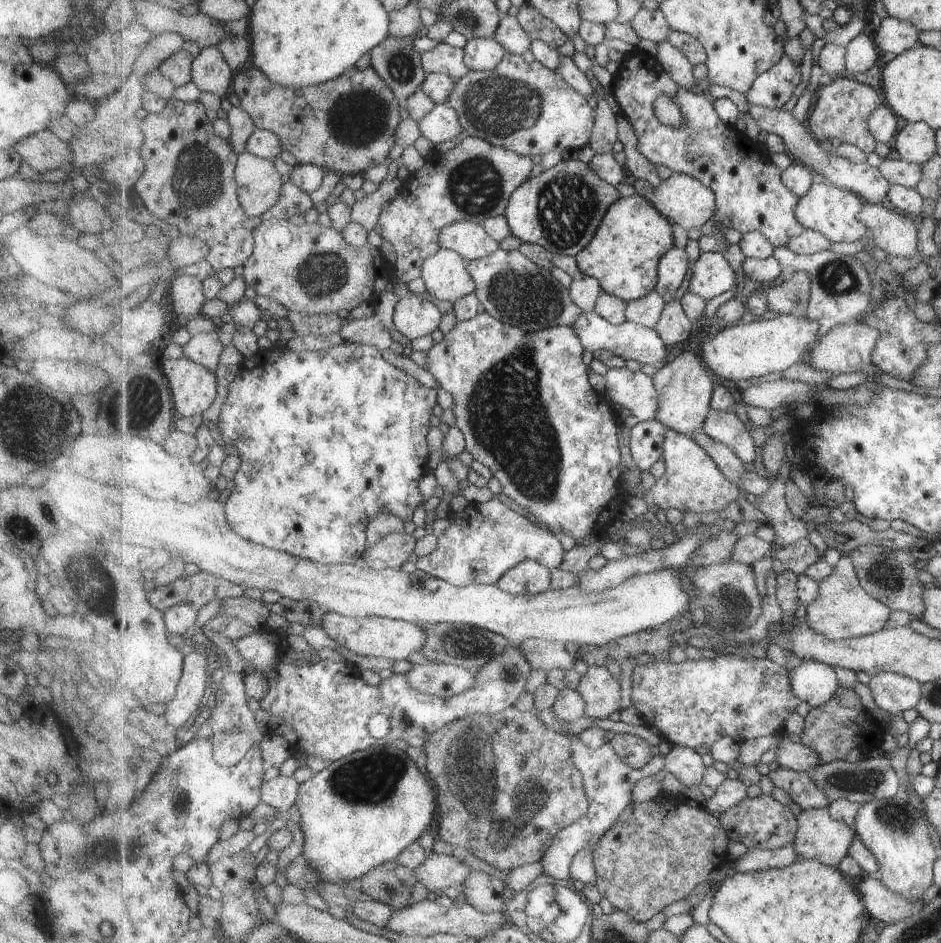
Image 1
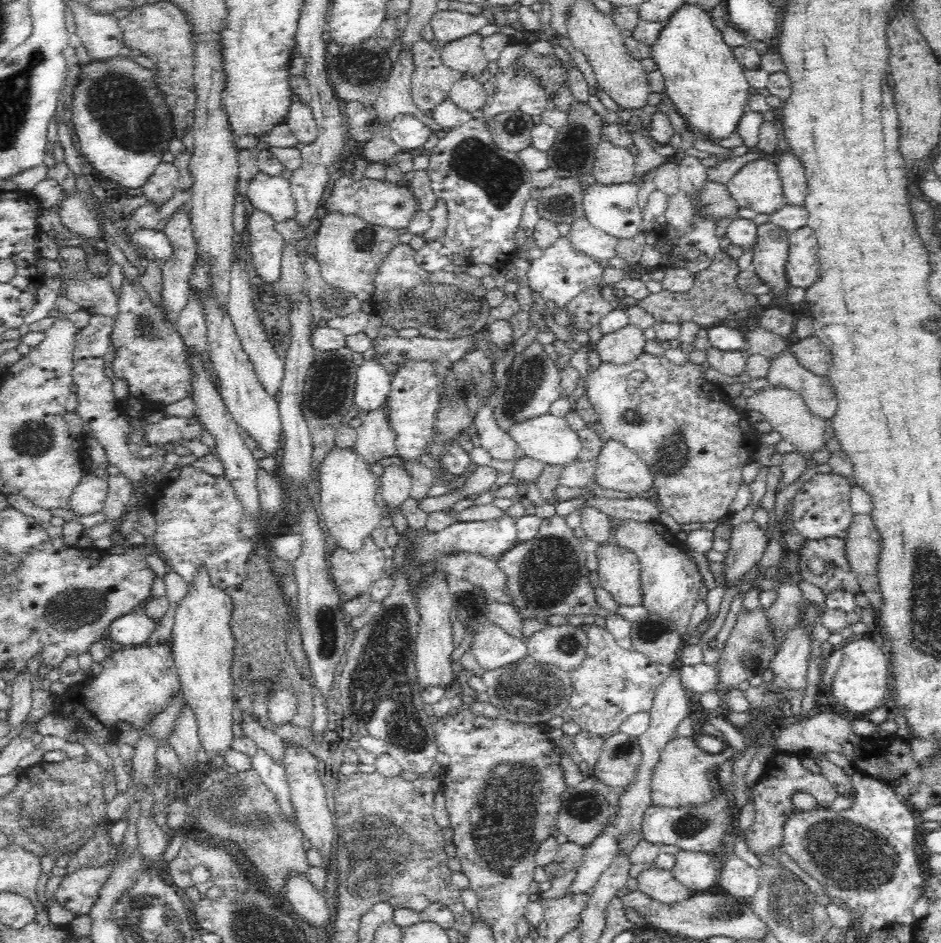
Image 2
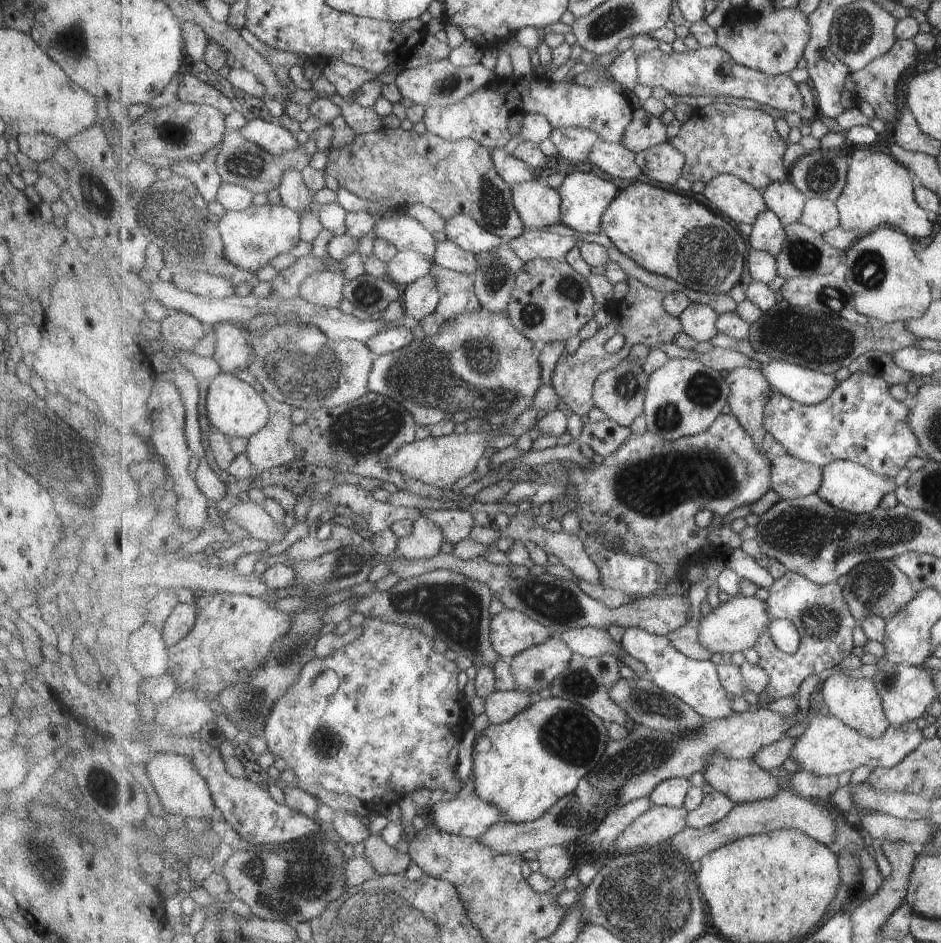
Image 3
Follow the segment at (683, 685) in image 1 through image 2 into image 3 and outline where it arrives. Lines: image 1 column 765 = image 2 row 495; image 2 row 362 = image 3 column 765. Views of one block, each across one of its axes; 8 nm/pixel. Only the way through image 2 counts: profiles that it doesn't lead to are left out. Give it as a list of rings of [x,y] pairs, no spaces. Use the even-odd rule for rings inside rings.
[[[790,571],[771,586],[771,596],[766,601],[771,620],[791,620],[797,626],[802,642],[797,652],[785,653],[777,647],[769,630],[765,630],[765,634],[759,638],[756,652],[759,652],[761,662],[758,666],[770,677],[764,688],[769,700],[775,701],[785,696],[797,697],[801,684],[809,676],[840,666],[851,655],[855,646],[853,632],[861,623],[852,614],[843,589],[836,582],[821,584]]]

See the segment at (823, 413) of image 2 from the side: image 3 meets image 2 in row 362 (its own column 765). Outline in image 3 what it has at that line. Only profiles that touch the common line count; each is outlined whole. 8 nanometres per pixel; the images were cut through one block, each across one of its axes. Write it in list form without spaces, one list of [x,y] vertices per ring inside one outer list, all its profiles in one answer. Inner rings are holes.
[[[713,752],[702,773],[705,781],[719,792],[725,792],[736,805],[773,798],[781,792],[779,780],[753,759],[725,758]]]

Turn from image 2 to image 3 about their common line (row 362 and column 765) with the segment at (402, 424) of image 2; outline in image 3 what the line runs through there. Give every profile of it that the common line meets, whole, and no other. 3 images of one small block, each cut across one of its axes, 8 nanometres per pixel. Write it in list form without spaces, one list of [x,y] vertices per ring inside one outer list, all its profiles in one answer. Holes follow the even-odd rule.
[[[857,372],[839,382],[821,404],[801,404],[777,393],[765,406],[765,430],[771,432],[787,454],[807,464],[825,468],[833,461],[845,459],[894,478],[922,448],[907,422],[911,414],[908,401],[899,402],[889,390],[891,385],[881,376]]]

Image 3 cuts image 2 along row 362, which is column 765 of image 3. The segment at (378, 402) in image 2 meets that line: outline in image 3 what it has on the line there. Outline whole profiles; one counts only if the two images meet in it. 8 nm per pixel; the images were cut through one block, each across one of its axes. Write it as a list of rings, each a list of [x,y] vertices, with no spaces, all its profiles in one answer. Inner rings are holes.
[[[789,361],[763,363],[759,369],[777,393],[805,405],[825,402],[839,384],[833,373],[821,373]]]

